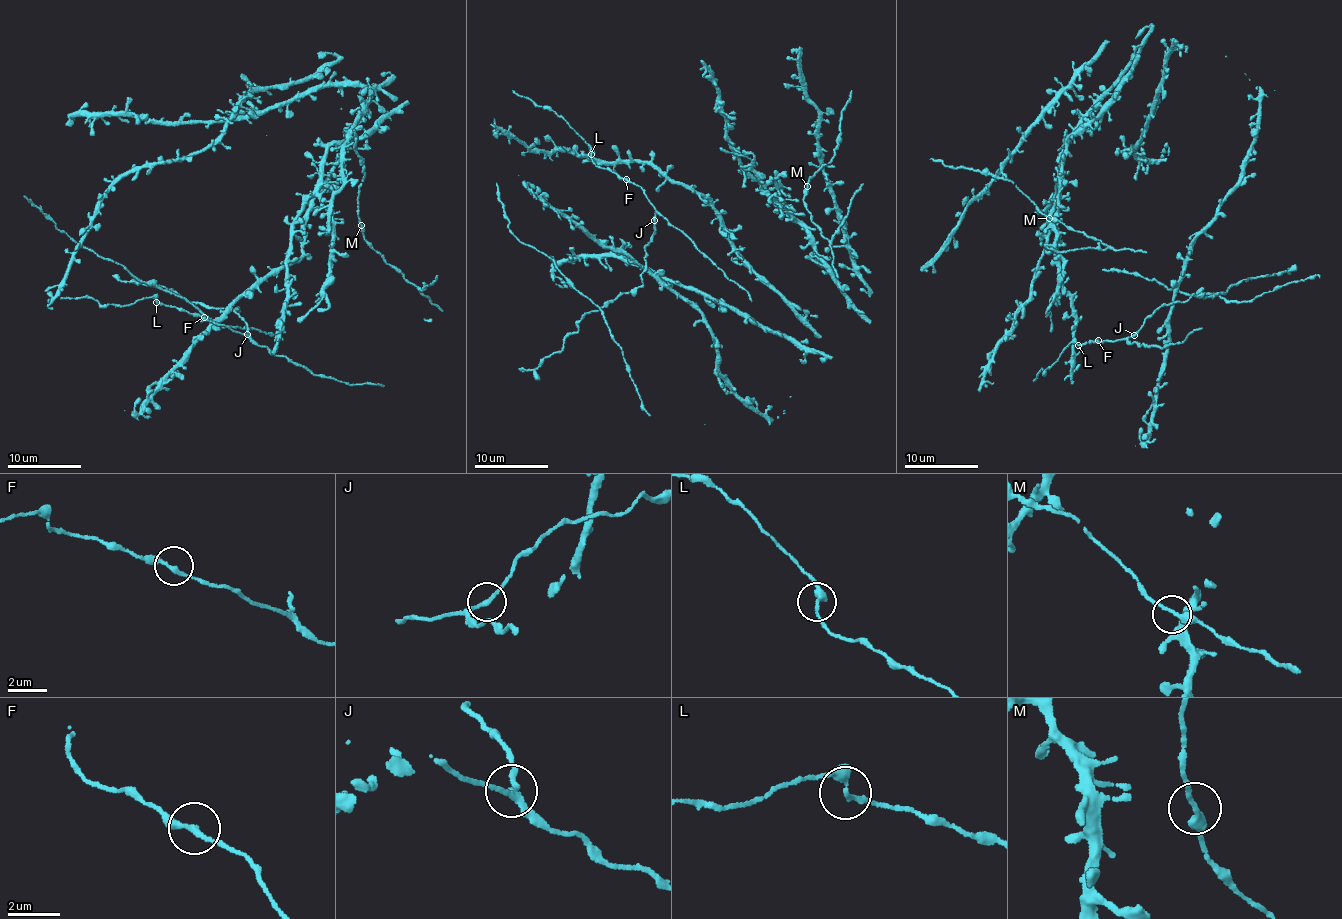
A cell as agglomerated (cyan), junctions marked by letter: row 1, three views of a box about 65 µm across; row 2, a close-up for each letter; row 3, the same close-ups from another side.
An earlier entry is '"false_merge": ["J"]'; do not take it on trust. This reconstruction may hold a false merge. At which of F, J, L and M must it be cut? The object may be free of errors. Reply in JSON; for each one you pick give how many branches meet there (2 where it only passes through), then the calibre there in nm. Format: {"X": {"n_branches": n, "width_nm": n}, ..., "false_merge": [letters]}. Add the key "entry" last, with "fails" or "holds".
{"false_merge": [], "entry": "fails"}

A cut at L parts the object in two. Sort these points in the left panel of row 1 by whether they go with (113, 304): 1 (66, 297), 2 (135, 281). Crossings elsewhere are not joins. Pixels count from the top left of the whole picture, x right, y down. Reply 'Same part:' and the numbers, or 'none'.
Same part: 1

